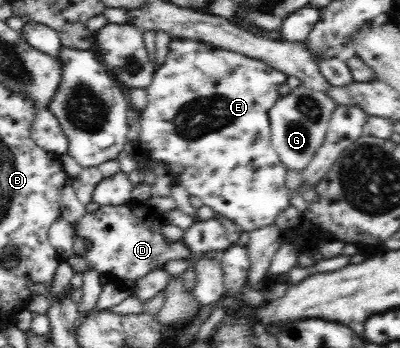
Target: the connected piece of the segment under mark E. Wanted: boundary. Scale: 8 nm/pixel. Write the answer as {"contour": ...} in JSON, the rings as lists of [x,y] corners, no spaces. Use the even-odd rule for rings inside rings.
{"contour":[[[172,37],[168,48],[169,51],[163,64],[157,66],[152,82],[146,88],[147,106],[141,111],[139,132],[142,154],[150,160],[159,161],[168,166],[169,176],[173,181],[184,186],[190,195],[200,198],[204,206],[210,207],[218,216],[228,218],[240,226],[242,230],[250,232],[260,227],[275,225],[275,220],[280,216],[280,212],[290,206],[292,191],[285,186],[288,171],[281,163],[278,152],[272,147],[268,110],[281,97],[278,93],[278,87],[280,84],[286,83],[287,74],[268,66],[264,61],[257,58],[233,50],[215,49],[200,41]]]}

